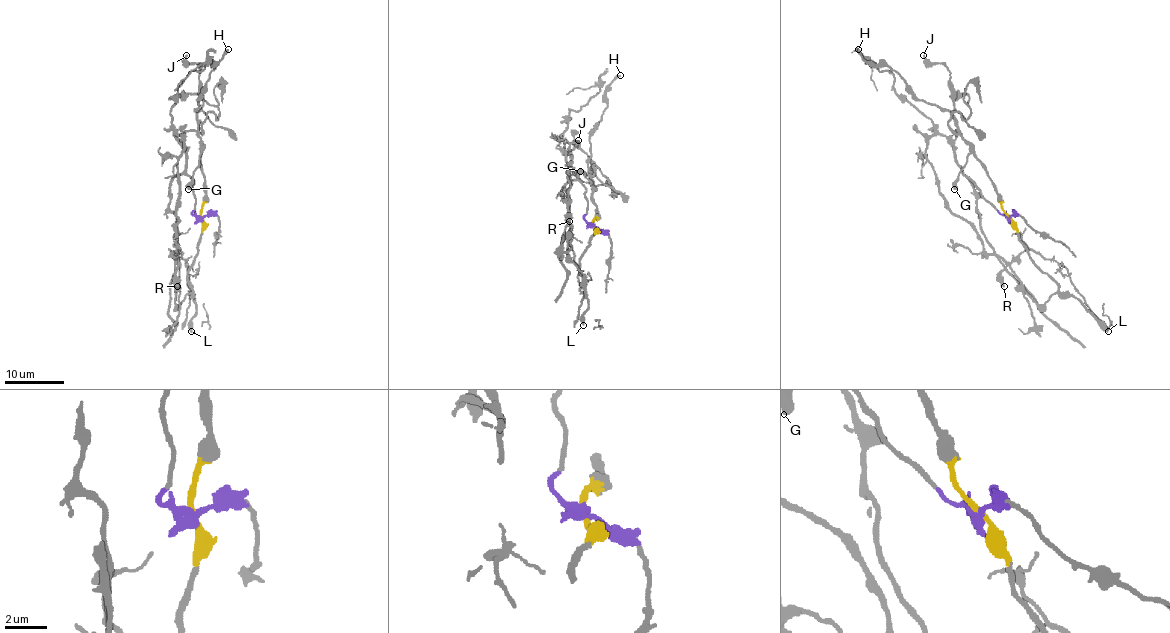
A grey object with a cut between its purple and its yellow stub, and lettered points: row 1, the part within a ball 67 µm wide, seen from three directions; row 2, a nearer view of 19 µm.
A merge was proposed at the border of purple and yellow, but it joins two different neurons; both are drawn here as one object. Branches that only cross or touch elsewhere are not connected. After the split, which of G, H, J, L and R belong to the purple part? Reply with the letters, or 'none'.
R

